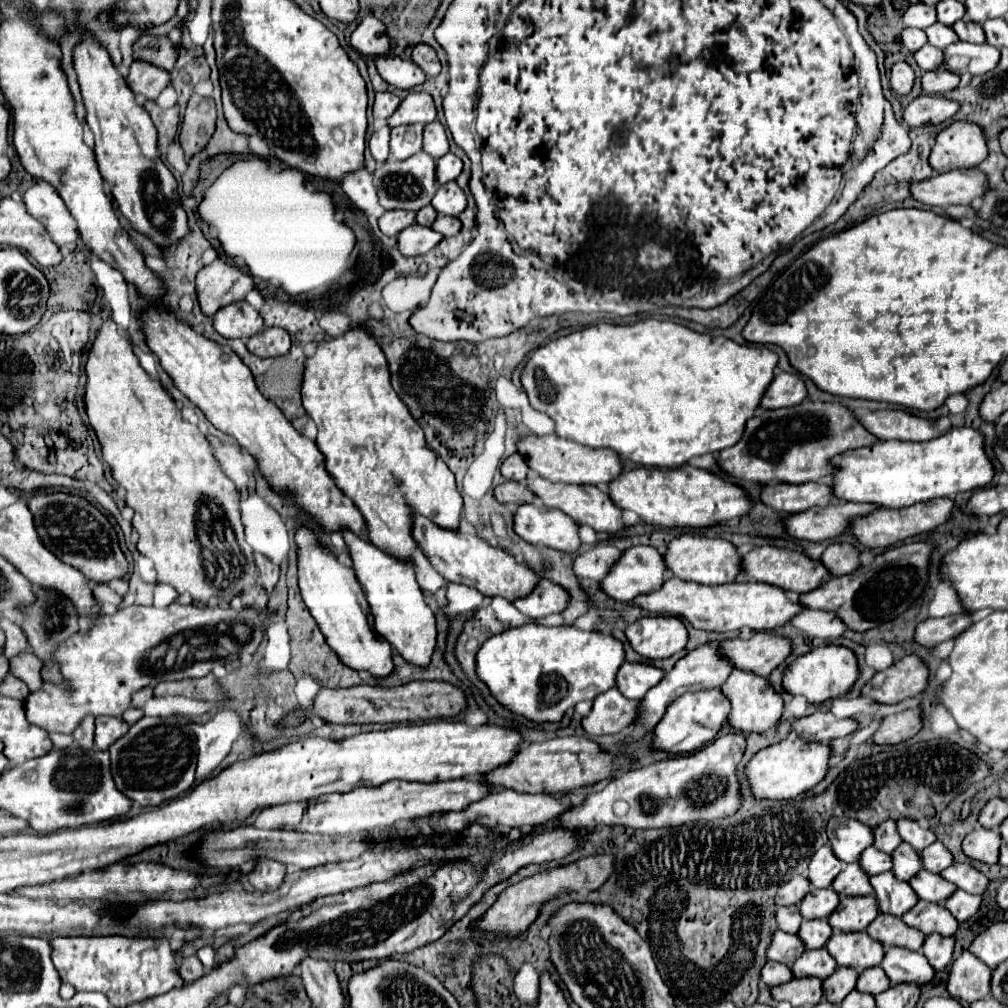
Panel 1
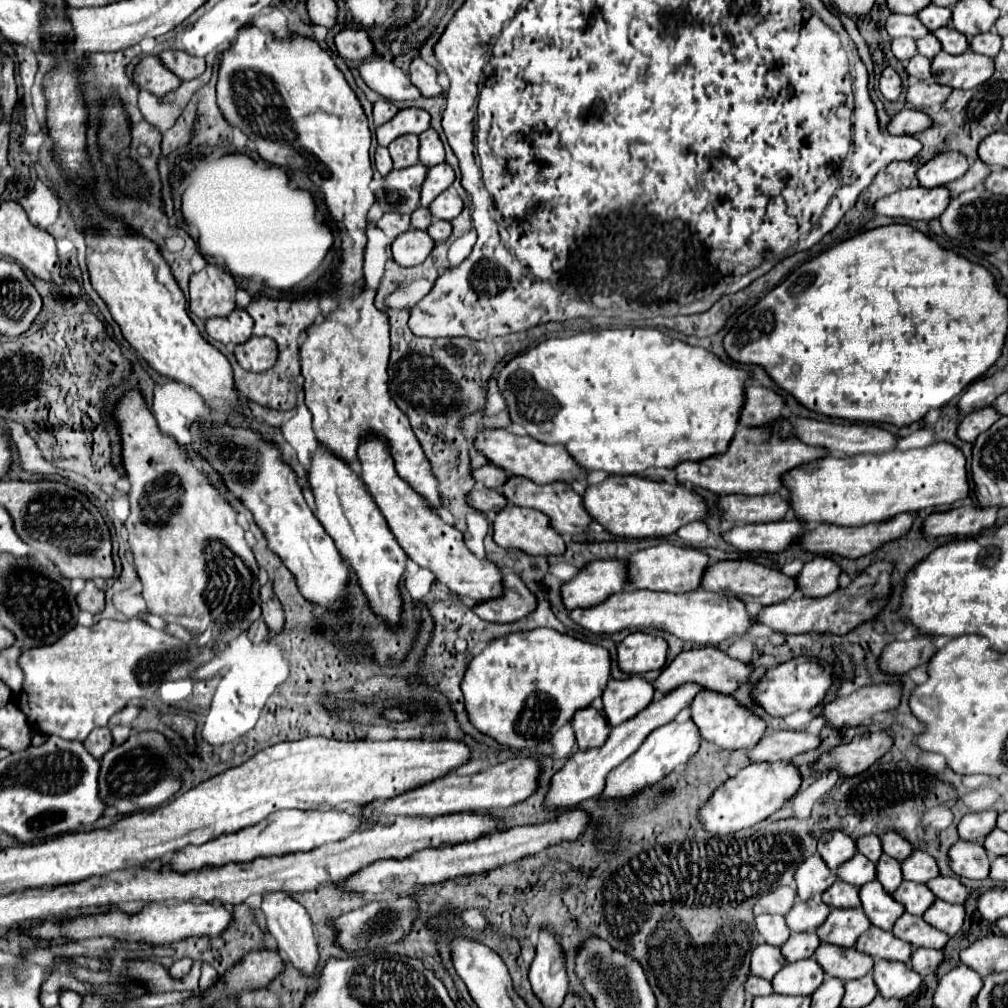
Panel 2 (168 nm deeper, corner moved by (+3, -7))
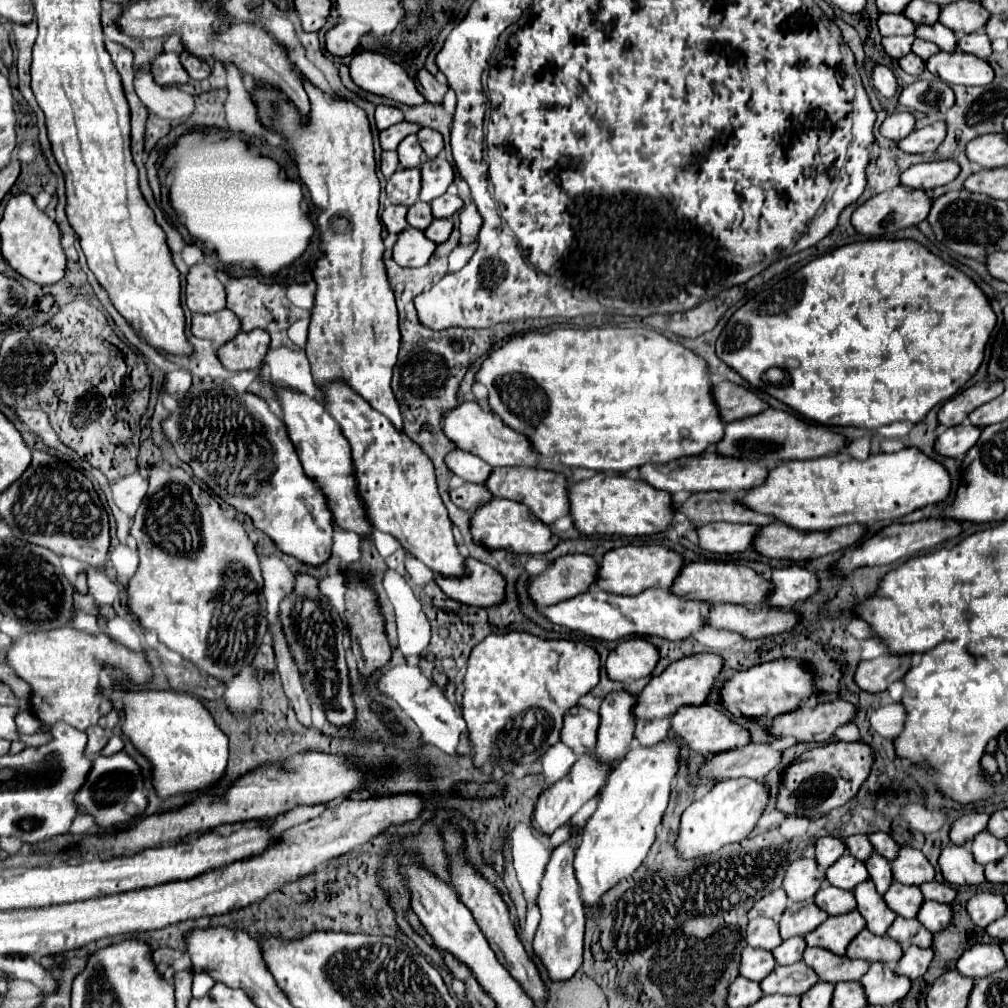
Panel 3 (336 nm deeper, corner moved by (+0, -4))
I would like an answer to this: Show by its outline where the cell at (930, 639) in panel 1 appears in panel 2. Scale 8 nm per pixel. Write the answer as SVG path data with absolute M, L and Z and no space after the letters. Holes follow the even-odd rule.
M917 633L911 641L895 641L885 647L881 653L881 667L887 673L903 675L913 667L929 661L935 653L935 637Z

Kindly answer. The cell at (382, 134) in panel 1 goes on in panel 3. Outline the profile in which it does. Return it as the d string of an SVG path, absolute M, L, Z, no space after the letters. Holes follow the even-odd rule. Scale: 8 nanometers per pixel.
M382 152L382 158L380 158L380 170L384 174L384 178L390 178L398 168L398 156L396 152Z

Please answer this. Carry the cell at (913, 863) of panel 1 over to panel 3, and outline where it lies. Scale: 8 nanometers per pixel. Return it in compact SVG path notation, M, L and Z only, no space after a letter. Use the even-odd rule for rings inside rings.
M872 854L866 862L866 870L870 874L870 880L876 886L878 894L884 894L890 884L892 884L892 870L890 870L890 862L884 860L880 854Z

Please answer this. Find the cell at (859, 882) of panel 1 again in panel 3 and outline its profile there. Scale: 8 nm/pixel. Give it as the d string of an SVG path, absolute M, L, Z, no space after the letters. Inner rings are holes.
M832 886L820 888L814 900L824 912L828 912L828 916L848 914L848 912L856 910L856 900L854 900L852 892L844 892L844 890L832 888Z

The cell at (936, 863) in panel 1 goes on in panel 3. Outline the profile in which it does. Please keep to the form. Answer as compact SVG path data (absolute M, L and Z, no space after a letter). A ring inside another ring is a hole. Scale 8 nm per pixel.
M902 846L898 856L892 860L892 876L900 884L920 886L934 880L934 868L920 850Z

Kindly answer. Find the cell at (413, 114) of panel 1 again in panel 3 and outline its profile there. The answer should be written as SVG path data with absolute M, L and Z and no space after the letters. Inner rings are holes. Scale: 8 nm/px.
M400 122L400 124L394 124L392 128L386 128L380 132L380 146L382 150L396 150L398 144L408 136L408 134L416 134L420 126L416 124L410 124L410 122Z

